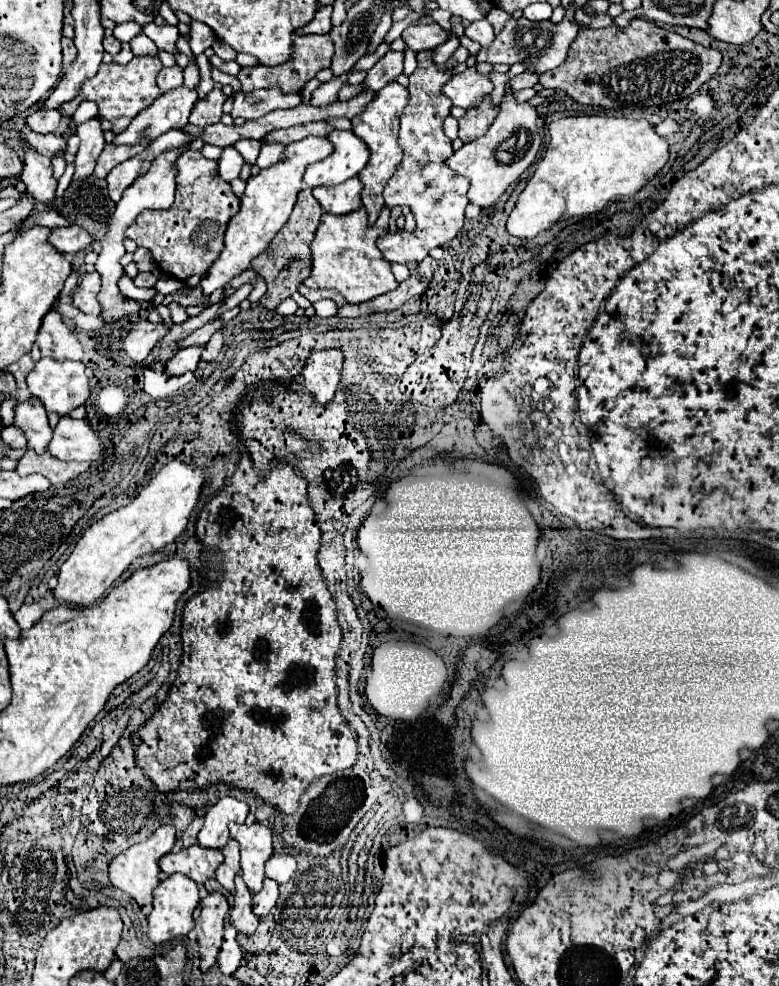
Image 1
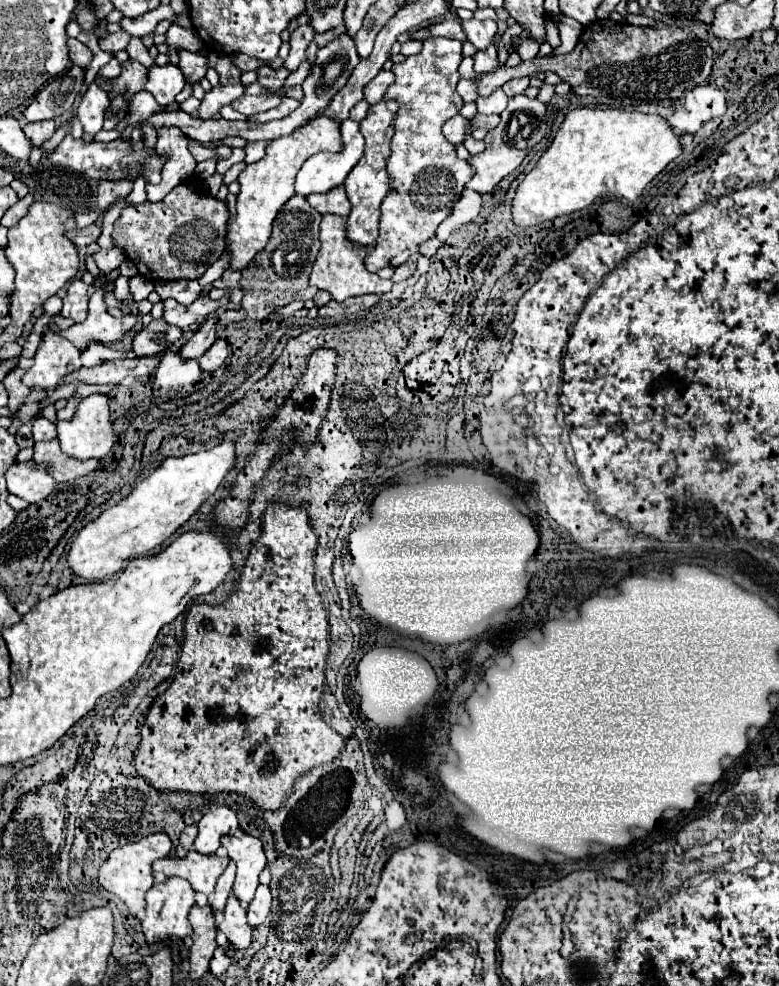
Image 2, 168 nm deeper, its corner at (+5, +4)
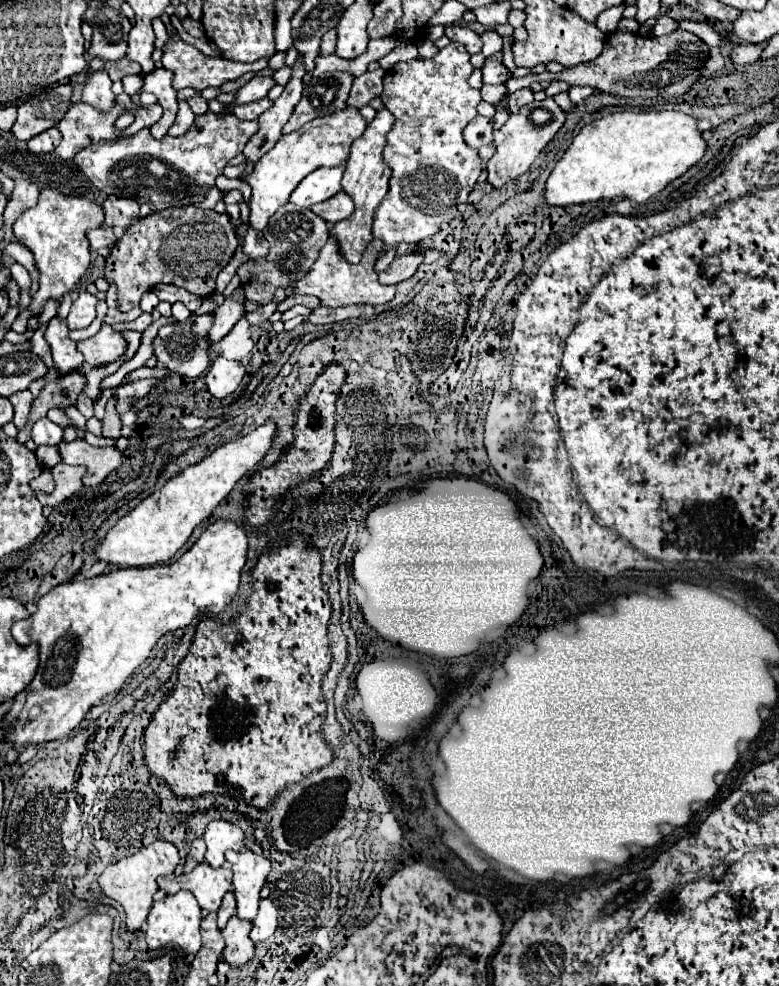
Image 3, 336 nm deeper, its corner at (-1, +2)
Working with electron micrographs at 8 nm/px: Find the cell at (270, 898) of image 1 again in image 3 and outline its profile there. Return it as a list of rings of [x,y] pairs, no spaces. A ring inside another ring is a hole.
[[[270,898],[260,902],[260,912],[254,918],[252,932],[250,932],[250,938],[254,942],[264,942],[264,940],[268,940],[276,932],[276,914],[278,914],[276,906],[272,904]]]

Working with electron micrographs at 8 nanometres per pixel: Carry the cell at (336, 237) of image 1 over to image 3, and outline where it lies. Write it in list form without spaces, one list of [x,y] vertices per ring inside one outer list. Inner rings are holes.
[[[328,240],[328,244],[320,250],[320,256],[314,262],[314,266],[306,272],[306,276],[292,282],[294,294],[316,296],[320,300],[320,306],[326,306],[326,308],[340,308],[340,306],[350,306],[350,304],[386,304],[386,302],[390,302],[394,298],[396,286],[382,286],[378,282],[378,274],[374,270],[374,264],[376,264],[382,248],[384,248],[382,240],[372,240],[368,250],[362,254],[360,264],[348,264],[346,260],[342,260],[342,256],[338,256],[338,246],[334,244],[334,240]]]

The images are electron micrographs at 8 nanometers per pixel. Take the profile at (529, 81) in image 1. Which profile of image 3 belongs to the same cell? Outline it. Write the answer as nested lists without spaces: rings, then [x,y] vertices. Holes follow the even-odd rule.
[[[522,88],[514,94],[508,94],[508,108],[512,114],[518,114],[520,108],[528,106],[530,102],[534,102],[534,92],[530,88]]]

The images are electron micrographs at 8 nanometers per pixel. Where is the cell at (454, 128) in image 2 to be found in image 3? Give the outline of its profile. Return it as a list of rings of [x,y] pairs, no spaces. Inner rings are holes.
[[[476,116],[464,128],[464,140],[470,148],[482,148],[492,142],[492,120]]]

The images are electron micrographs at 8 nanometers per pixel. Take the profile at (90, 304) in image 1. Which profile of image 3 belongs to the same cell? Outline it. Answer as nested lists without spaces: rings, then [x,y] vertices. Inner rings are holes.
[[[80,292],[76,296],[76,300],[72,302],[70,314],[66,318],[68,328],[70,330],[78,330],[78,328],[90,326],[90,322],[96,318],[96,304],[98,304],[96,296],[92,296],[88,292]]]

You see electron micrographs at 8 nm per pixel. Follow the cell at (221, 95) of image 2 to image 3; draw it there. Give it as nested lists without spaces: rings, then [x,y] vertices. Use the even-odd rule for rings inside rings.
[[[256,76],[252,78],[250,82],[246,82],[240,90],[238,90],[238,100],[236,104],[246,104],[246,102],[254,102],[254,100],[262,100],[268,96],[270,88],[274,88],[276,82],[274,78],[262,78],[262,76]]]

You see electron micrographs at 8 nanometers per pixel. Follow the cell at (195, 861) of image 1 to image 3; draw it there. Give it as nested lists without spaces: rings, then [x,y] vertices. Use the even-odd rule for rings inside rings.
[[[204,862],[204,864],[198,864],[190,874],[158,878],[158,886],[166,894],[190,890],[196,896],[202,910],[218,912],[224,894],[232,886],[232,872],[230,872],[230,866],[226,866],[226,864],[218,870],[214,870]]]

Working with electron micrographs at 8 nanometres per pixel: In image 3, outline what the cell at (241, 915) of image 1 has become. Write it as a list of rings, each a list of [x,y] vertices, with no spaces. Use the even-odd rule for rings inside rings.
[[[236,916],[228,920],[226,928],[222,930],[222,936],[226,940],[226,948],[222,952],[224,962],[240,968],[254,956],[254,942],[248,936],[250,930],[252,930],[252,922],[236,920]]]

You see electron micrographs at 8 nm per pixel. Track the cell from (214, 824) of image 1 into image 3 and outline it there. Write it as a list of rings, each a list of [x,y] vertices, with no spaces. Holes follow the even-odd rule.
[[[224,820],[210,822],[202,838],[208,846],[206,862],[212,868],[220,868],[224,864],[224,852],[226,850],[242,852],[242,848],[244,848],[244,832],[238,826],[224,822]]]

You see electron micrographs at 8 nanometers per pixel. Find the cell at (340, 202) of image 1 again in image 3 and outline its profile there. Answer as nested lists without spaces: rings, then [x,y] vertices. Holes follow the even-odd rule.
[[[338,192],[336,196],[332,196],[330,200],[316,204],[314,208],[310,208],[314,214],[318,214],[322,220],[326,220],[328,224],[334,224],[338,220],[348,218],[354,212],[354,202],[350,200],[350,196],[346,196],[344,192]]]

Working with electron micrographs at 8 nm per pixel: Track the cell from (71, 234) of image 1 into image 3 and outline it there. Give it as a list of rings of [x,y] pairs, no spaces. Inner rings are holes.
[[[112,228],[88,230],[88,240],[90,240],[90,250],[98,250],[98,248],[102,248],[102,246],[110,246],[110,244],[114,244]]]

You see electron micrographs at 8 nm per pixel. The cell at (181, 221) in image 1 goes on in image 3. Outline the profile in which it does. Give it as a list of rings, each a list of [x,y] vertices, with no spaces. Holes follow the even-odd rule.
[[[168,208],[154,212],[146,218],[138,218],[124,236],[116,242],[106,258],[104,280],[116,284],[120,312],[130,312],[138,307],[144,292],[158,284],[174,284],[200,298],[206,298],[216,288],[216,276],[226,268],[238,240],[228,214],[216,214],[202,208]]]

